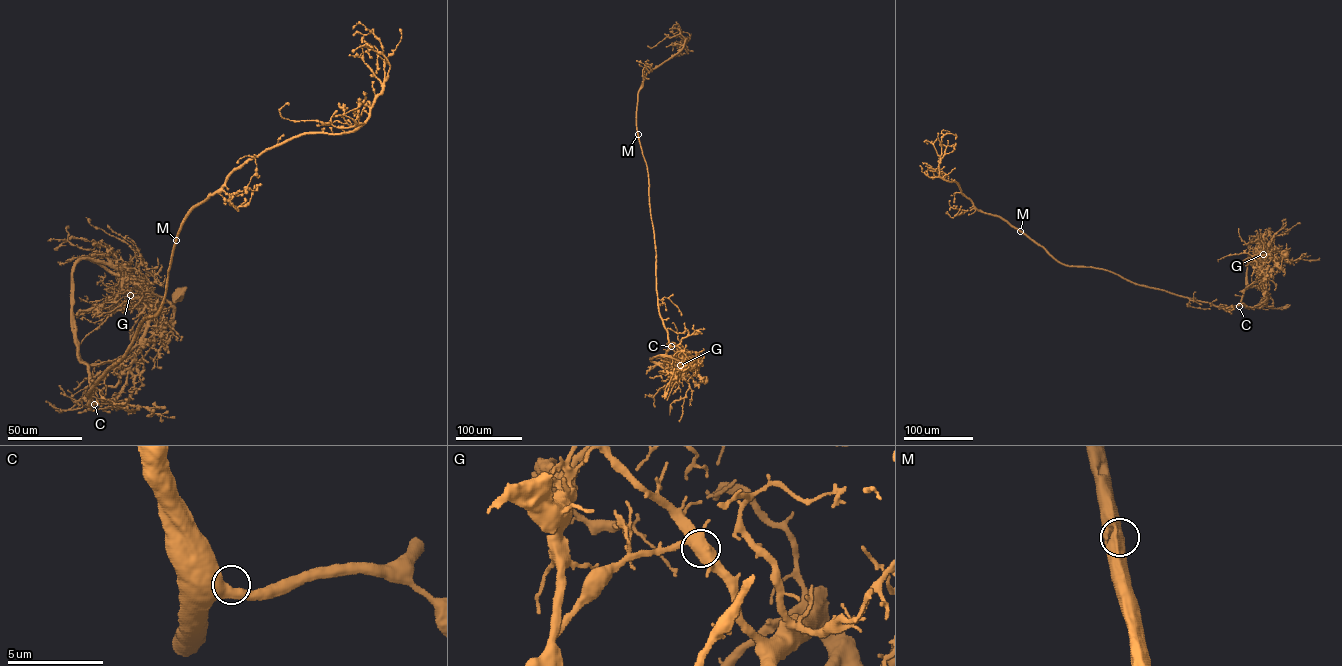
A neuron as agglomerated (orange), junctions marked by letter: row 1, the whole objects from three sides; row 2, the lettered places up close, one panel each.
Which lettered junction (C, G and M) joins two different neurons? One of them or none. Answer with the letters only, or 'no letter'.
G

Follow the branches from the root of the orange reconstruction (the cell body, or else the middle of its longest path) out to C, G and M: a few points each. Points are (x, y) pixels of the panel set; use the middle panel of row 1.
C: (705, 381), (704, 377), (696, 374), (694, 367), (667, 355), (671, 346)
G: (705, 381), (704, 377), (680, 365)
M: (705, 381), (704, 377), (696, 374), (694, 367), (666, 354), (670, 346), (658, 307), (648, 171), (638, 135)

